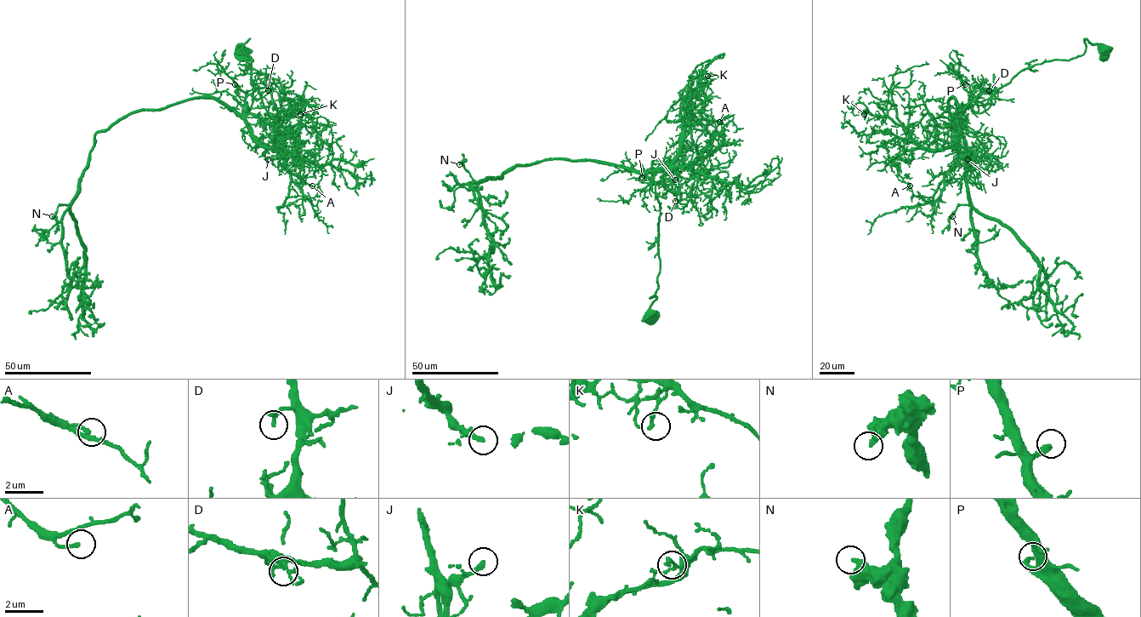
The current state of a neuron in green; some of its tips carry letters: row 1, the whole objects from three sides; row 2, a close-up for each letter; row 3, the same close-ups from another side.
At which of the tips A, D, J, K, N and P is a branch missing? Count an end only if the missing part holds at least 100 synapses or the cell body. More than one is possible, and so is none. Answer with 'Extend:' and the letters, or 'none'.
Extend: P

